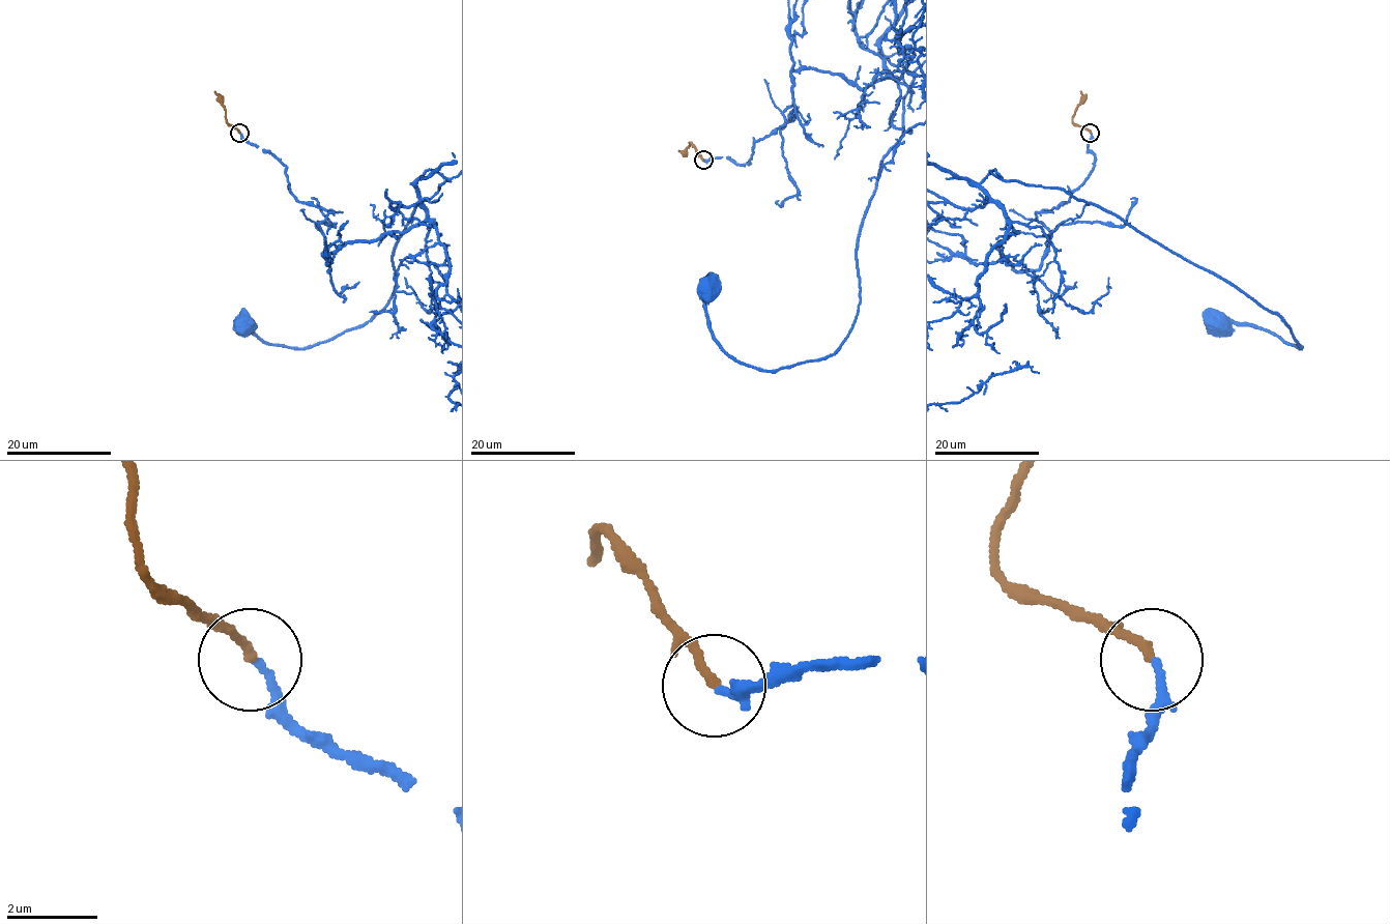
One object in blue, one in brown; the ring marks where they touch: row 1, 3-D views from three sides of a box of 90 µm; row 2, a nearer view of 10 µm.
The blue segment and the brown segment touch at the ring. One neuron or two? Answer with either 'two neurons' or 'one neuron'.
one neuron

